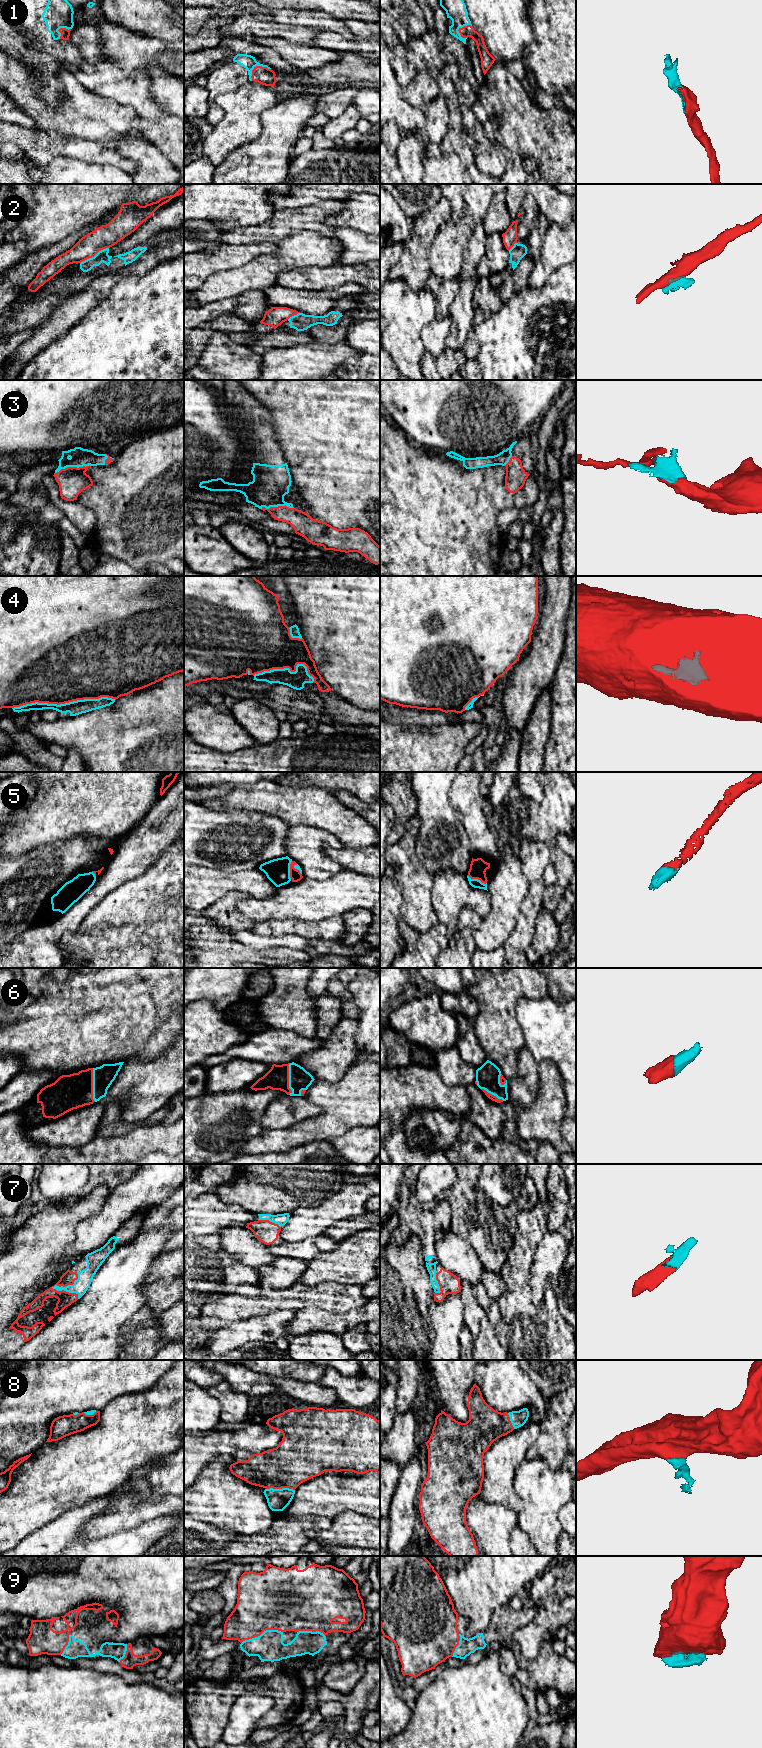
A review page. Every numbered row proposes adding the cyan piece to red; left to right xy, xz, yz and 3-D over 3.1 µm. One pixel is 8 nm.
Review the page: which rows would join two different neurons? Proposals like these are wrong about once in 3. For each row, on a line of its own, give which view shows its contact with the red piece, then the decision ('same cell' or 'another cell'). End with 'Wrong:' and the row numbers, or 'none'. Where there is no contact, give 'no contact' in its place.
1: meets red in xz; same cell
2: meets red in xy; another cell
3: meets red in xy; same cell
4: meets red in xy; another cell
5: meets red in yz; same cell
6: meets red in xy; same cell
7: meets red in xy; same cell
8: meets red in xz; same cell
9: meets red in xz; same cell
Wrong: 2, 4

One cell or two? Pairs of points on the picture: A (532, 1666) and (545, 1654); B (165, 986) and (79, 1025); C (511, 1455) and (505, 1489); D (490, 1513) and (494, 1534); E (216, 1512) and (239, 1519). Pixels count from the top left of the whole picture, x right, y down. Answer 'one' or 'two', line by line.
A: one
B: one
C: one
D: one
E: one

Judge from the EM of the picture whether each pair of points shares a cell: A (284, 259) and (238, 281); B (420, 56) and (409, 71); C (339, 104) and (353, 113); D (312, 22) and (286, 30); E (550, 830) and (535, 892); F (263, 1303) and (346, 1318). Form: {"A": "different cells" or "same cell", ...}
{"A": "same cell", "B": "different cells", "C": "different cells", "D": "different cells", "E": "different cells", "F": "different cells"}

